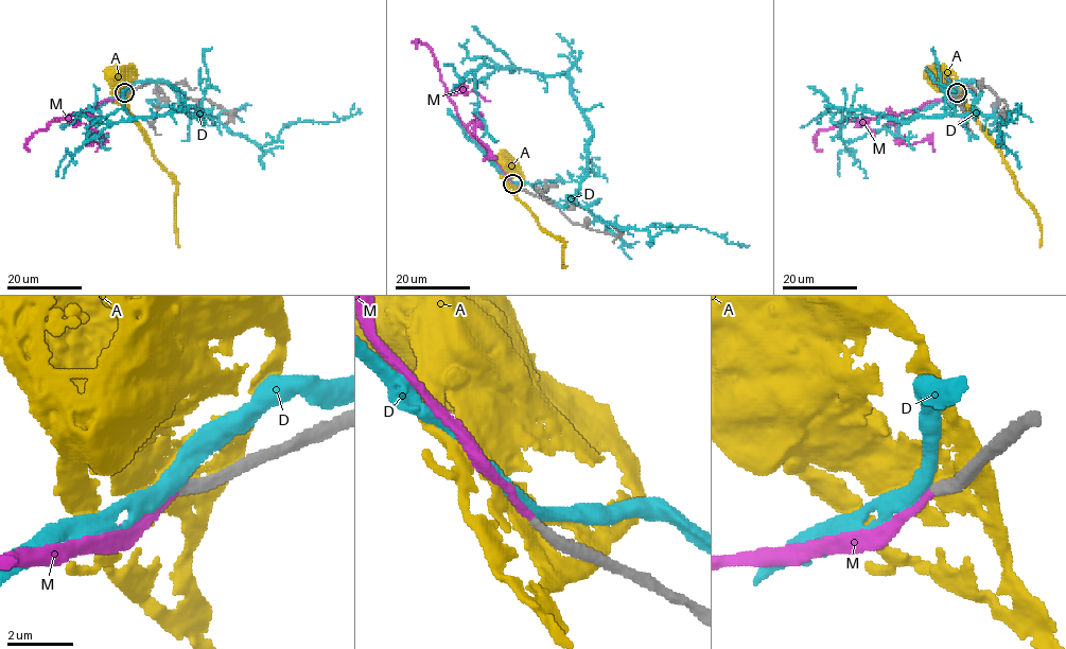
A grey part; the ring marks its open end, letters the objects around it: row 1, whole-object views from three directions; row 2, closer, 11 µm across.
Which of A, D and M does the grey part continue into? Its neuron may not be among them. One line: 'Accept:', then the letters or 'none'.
Accept: M

